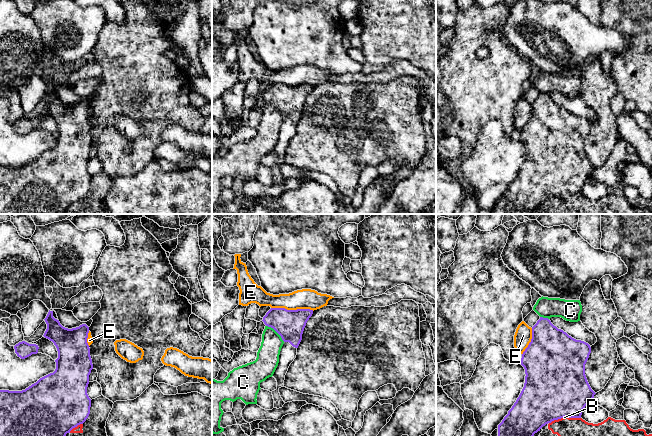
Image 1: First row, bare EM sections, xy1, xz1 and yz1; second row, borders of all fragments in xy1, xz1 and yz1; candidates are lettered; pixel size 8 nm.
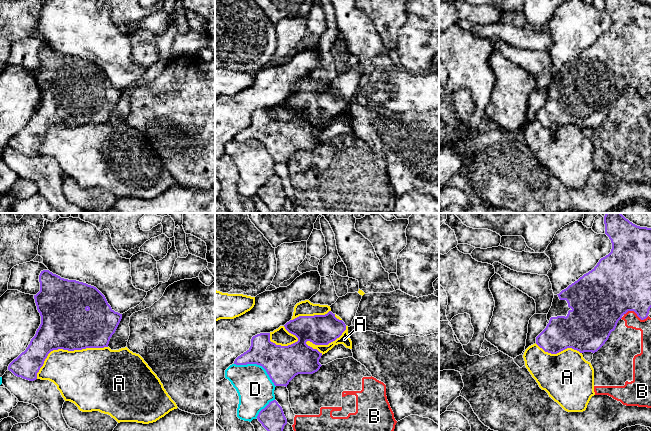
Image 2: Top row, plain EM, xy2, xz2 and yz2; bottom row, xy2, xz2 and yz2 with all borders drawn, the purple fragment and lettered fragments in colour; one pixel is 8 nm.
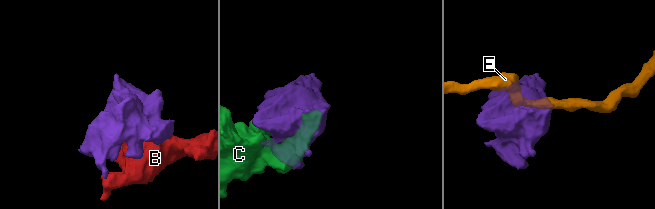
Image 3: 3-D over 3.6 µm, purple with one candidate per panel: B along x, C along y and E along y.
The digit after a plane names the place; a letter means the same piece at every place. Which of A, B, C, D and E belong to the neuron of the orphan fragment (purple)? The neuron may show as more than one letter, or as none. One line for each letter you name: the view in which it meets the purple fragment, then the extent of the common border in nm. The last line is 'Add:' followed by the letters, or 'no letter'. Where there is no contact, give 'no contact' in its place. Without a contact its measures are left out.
Add: no letter

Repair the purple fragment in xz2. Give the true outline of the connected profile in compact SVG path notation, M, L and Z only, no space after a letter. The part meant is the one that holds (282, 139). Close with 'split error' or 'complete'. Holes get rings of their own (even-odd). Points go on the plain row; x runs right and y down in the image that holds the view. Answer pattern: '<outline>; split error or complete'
M358 68L347 69L339 73L337 77L330 82L331 86L325 91L299 92L287 98L285 105L295 111L298 117L288 121L276 121L270 117L270 109L260 109L252 113L250 124L238 132L234 140L247 141L257 140L262 142L275 162L285 162L298 150L313 150L322 142L319 135L322 132L317 125L306 120L307 117L315 121L328 121L339 114L346 106L346 103L352 102L352 97L356 92L362 71Z; split error

